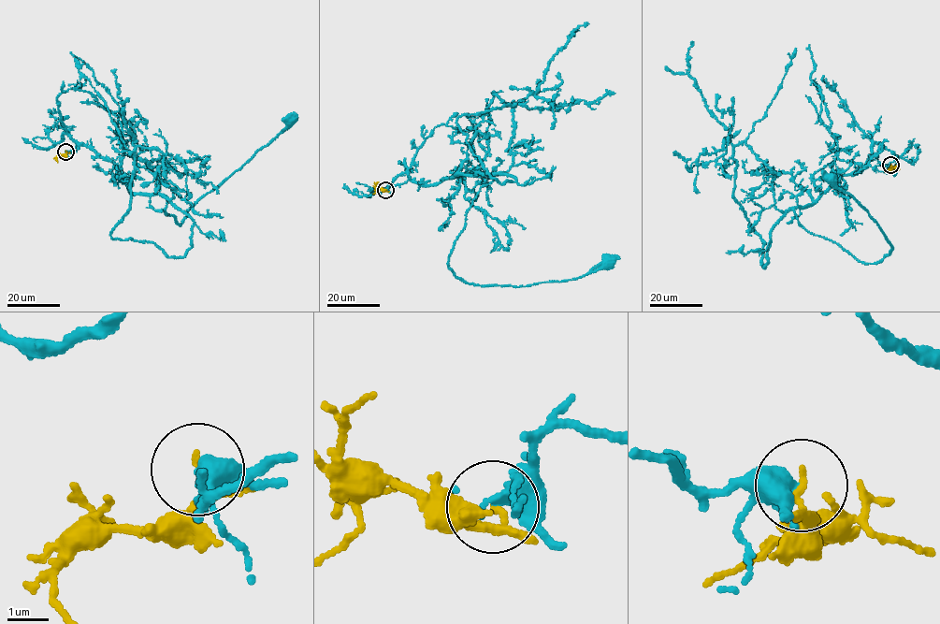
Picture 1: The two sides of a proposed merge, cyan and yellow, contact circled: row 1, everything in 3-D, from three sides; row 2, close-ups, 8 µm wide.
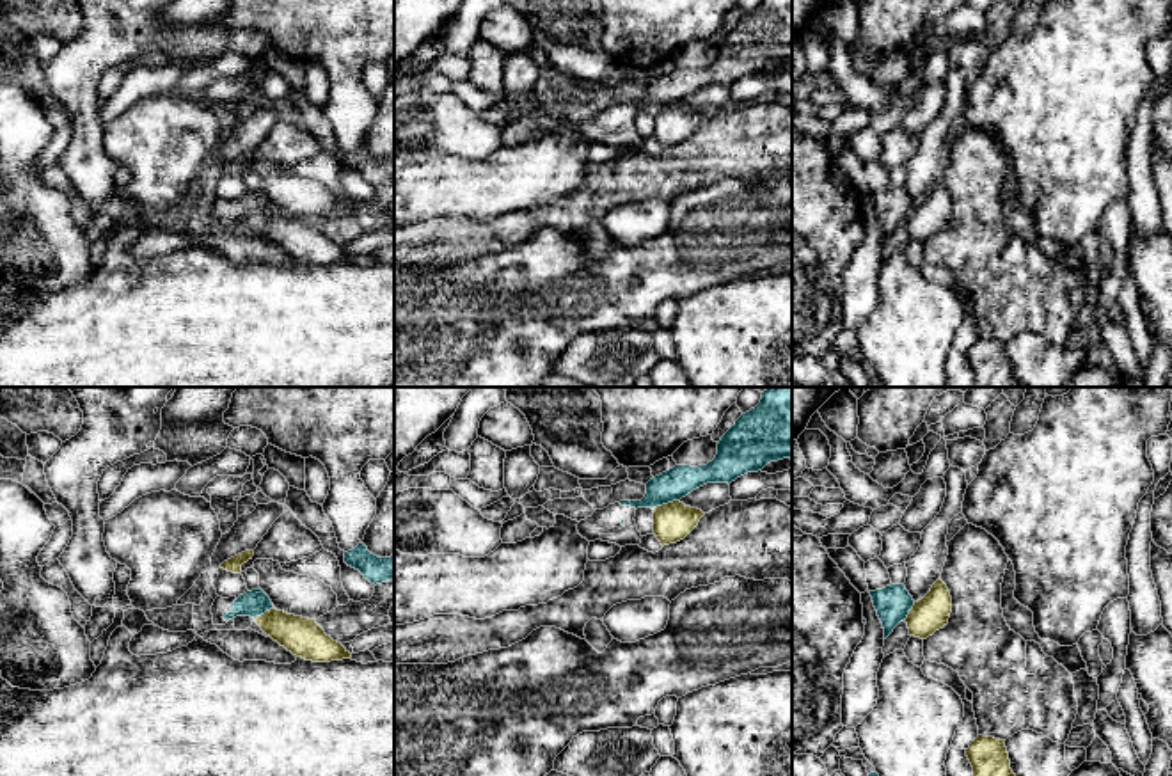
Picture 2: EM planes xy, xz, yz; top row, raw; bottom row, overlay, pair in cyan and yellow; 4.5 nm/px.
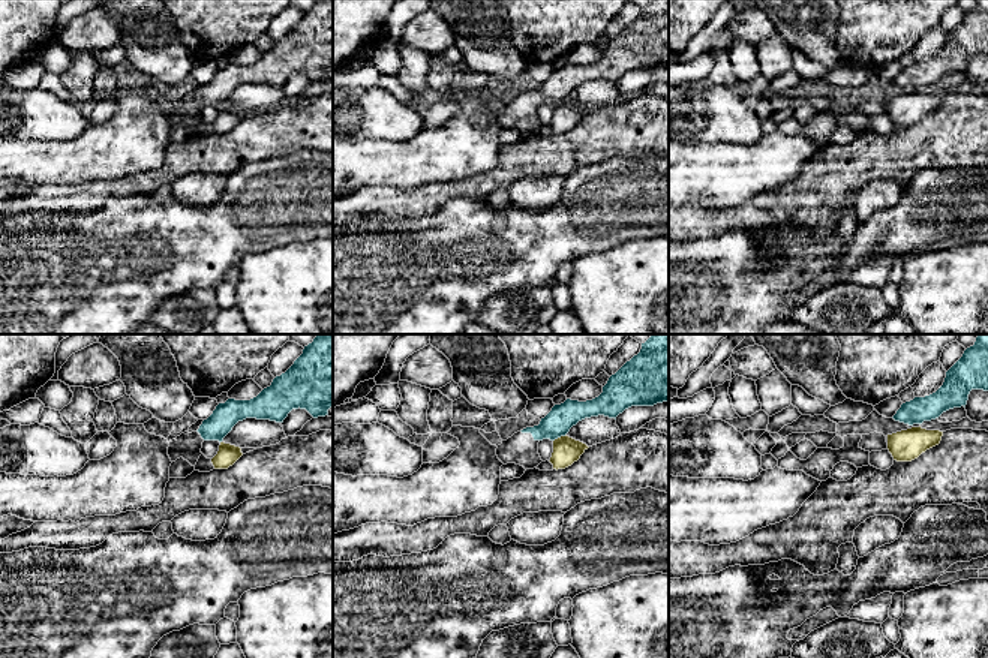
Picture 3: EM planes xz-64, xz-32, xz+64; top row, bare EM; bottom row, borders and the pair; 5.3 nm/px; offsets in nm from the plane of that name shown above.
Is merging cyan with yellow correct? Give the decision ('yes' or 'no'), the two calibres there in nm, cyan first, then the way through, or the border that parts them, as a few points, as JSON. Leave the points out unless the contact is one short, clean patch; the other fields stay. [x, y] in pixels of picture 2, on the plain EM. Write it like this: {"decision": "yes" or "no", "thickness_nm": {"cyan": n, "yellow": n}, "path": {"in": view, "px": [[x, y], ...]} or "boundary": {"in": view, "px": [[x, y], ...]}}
{"decision": "no", "thickness_nm": {"cyan": 140, "yellow": 180}, "boundary": {"in": "xz", "px": [[679, 102], [652, 110]]}}

